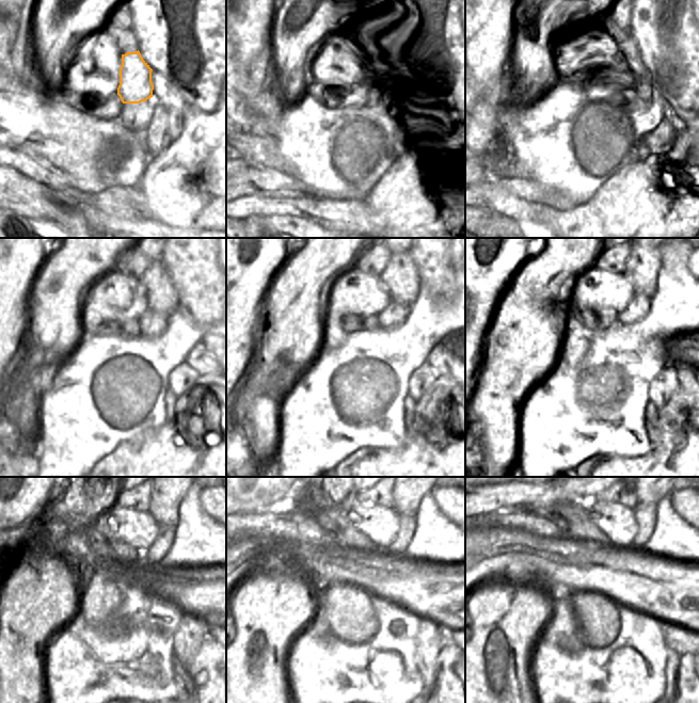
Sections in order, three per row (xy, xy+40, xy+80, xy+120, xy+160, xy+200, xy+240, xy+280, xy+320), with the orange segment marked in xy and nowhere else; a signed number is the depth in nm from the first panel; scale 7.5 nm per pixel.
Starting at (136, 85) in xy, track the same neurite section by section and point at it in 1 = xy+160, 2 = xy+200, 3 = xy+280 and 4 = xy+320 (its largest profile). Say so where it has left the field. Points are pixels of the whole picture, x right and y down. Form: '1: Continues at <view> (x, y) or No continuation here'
1: Continues at xy+160 (400, 276)
2: Continues at xy+200 (641, 268)
3: Continues at xy+280 (406, 498)
4: Continues at xy+320 (644, 498)

